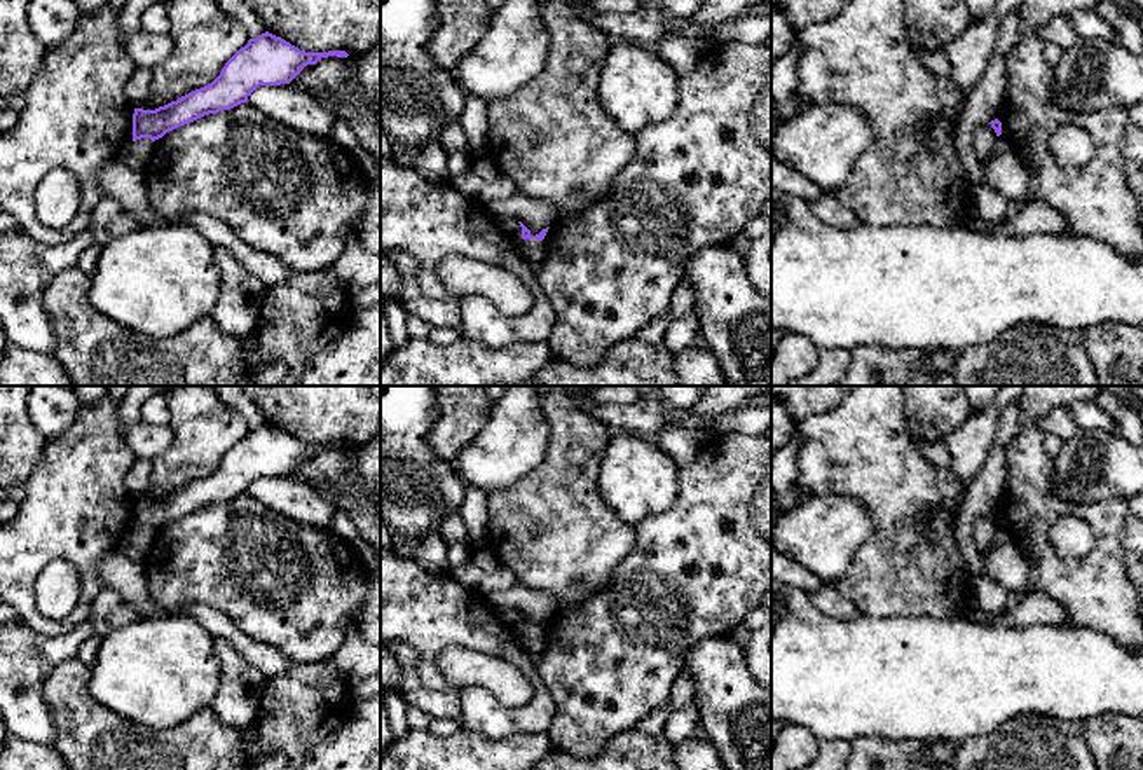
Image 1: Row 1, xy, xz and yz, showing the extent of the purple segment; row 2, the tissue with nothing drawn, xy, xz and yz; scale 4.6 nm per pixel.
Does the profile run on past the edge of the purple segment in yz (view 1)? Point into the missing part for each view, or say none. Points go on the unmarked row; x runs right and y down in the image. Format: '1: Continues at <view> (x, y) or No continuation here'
1: No continuation here

